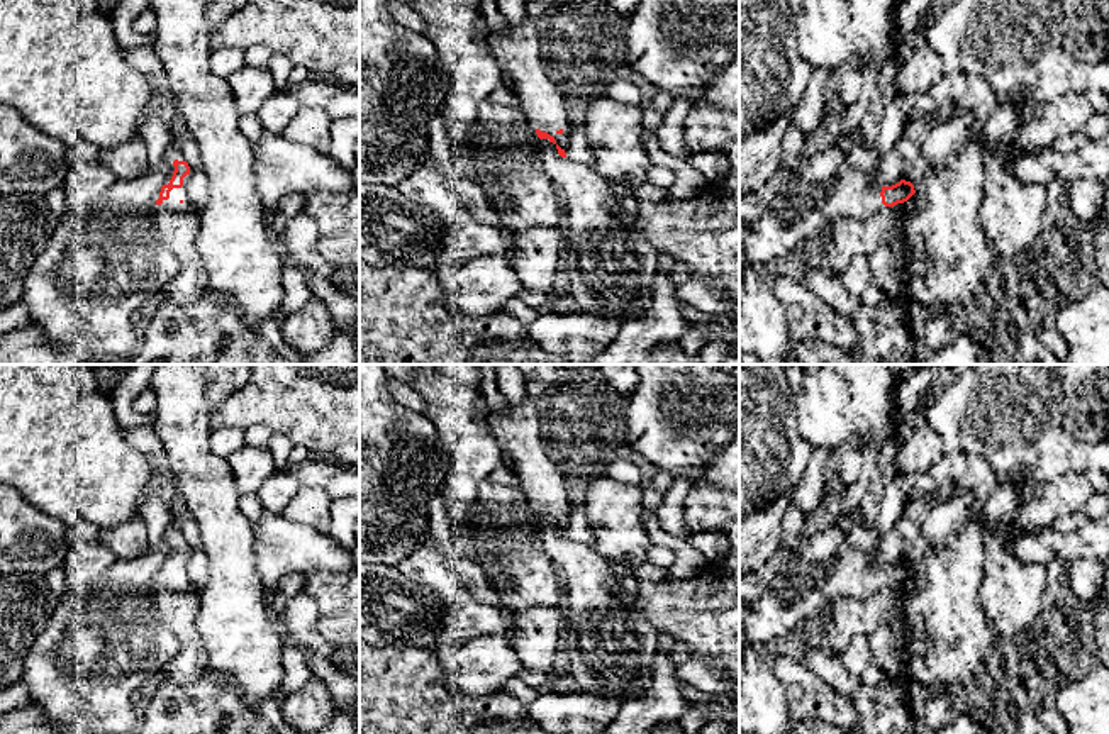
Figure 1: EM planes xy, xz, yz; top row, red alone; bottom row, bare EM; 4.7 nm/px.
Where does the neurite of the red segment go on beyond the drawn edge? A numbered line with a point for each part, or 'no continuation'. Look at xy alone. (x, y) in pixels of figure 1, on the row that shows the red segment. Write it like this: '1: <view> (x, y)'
1: xy (172, 204)

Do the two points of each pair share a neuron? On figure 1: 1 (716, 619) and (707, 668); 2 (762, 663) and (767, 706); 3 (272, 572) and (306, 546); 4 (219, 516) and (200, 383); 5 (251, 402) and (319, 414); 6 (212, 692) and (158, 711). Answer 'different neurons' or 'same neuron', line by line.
1: different neurons
2: same neuron
3: same neuron
4: same neuron
5: same neuron
6: same neuron

